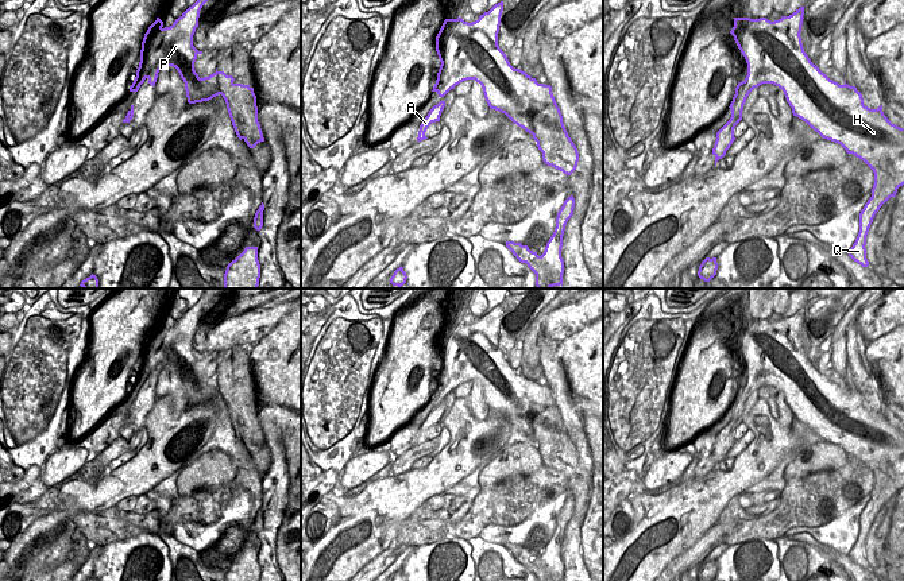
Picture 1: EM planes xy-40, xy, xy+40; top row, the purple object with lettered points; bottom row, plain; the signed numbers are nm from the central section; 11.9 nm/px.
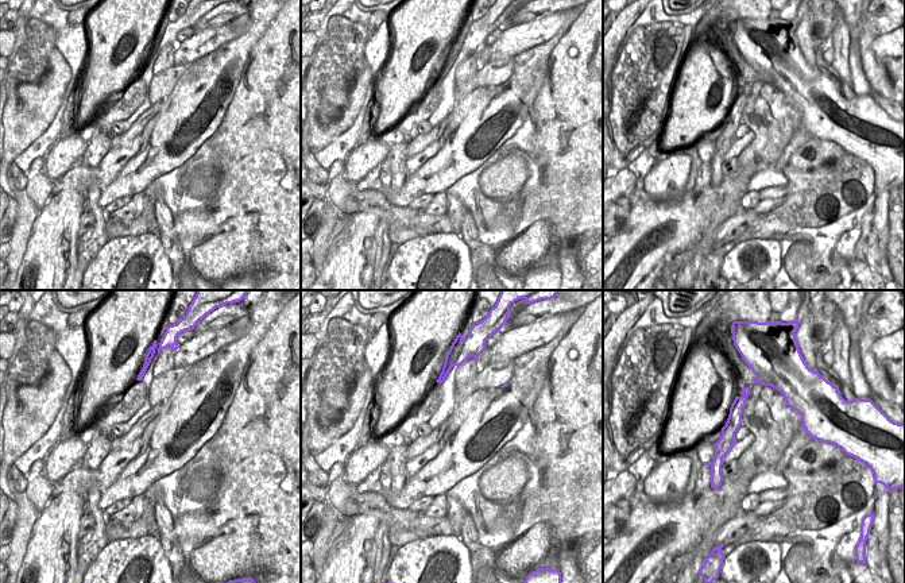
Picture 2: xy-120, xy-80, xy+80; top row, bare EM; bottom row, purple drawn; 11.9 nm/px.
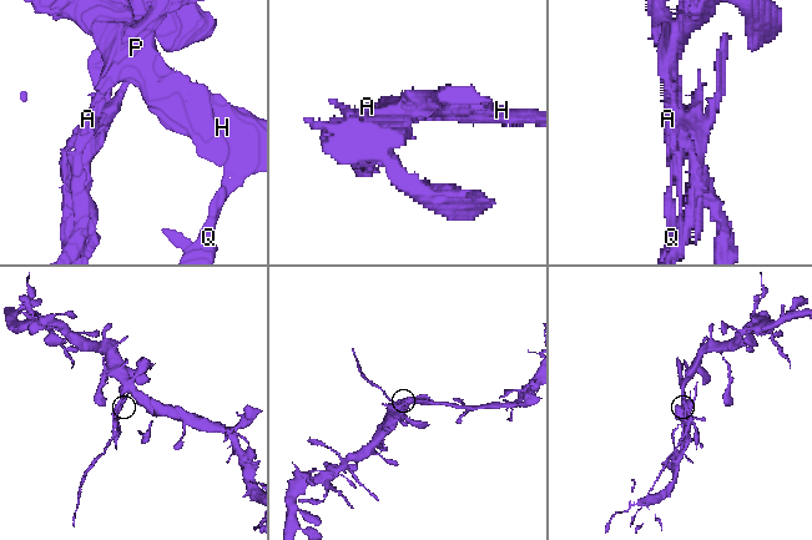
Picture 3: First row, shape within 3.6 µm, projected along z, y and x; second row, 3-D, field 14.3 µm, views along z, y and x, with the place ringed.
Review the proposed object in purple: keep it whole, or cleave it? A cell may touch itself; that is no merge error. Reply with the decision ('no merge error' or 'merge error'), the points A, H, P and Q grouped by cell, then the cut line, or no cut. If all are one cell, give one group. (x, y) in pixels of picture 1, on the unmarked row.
merge error; groups A / H P Q; cut xy+40 (748, 394), (736, 395)

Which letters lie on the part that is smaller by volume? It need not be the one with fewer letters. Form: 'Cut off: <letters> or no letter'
Cut off: A

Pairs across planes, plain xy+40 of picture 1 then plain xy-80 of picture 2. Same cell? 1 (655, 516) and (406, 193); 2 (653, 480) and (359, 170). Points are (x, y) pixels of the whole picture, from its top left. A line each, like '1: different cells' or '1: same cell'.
1: same cell
2: same cell

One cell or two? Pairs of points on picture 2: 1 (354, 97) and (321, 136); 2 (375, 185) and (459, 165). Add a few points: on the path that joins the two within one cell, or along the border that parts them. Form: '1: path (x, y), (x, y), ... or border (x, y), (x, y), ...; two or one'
1: path (352, 108), (341, 122), (332, 127); one
2: path (395, 196), (405, 196), (417, 184), (439, 173); one

